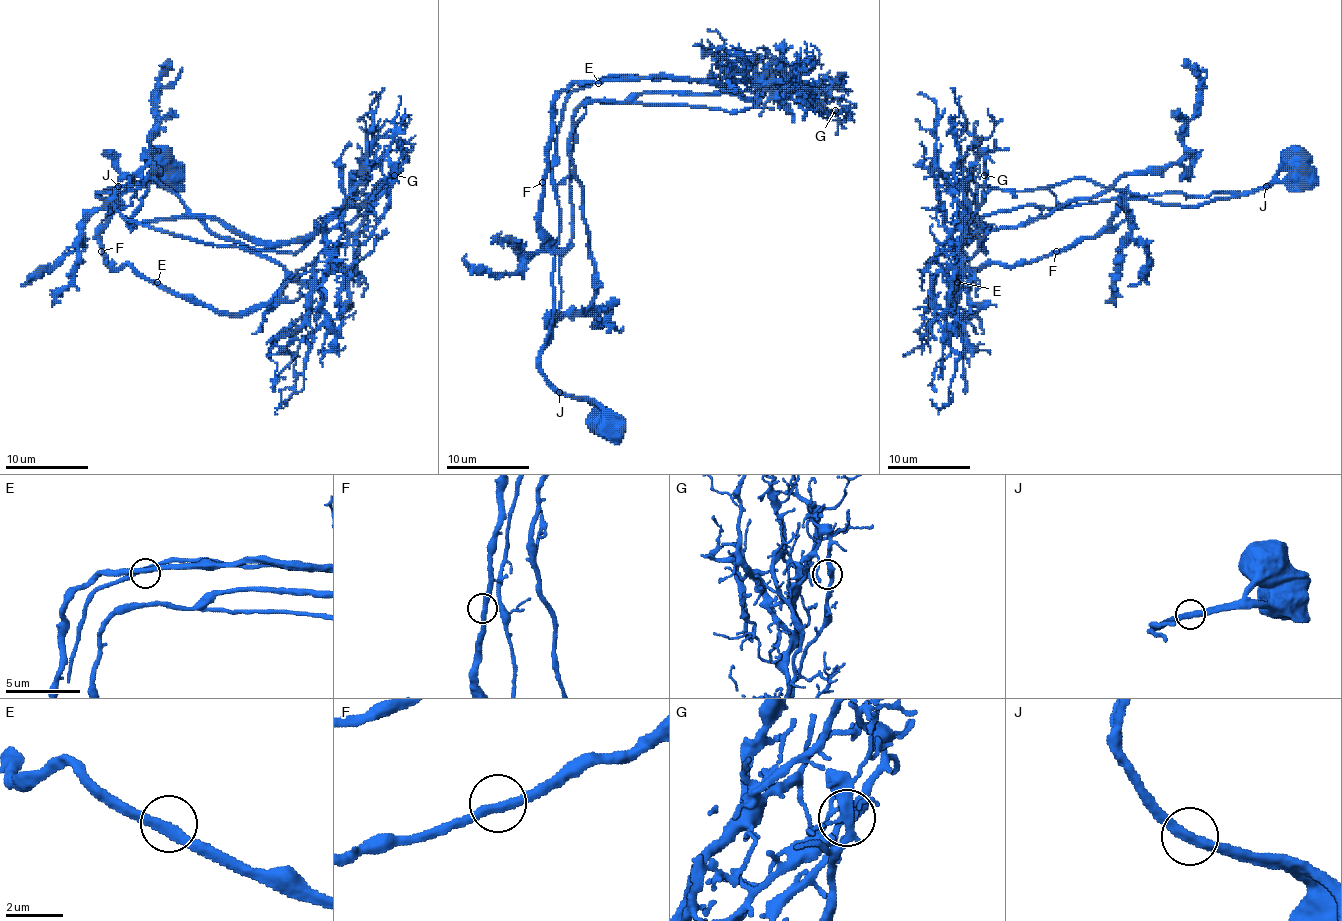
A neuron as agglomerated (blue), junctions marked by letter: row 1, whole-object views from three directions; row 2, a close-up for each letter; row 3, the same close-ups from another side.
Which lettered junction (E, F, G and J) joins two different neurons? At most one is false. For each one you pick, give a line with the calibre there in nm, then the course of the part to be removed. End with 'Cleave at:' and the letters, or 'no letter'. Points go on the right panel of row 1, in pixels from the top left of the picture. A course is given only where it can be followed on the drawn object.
J: 340 nm | (1266, 187), (1192, 197), (973, 179), (975, 220), (1025, 226), (1171, 166), (1198, 92), (1184, 59)
Cleave at: J

